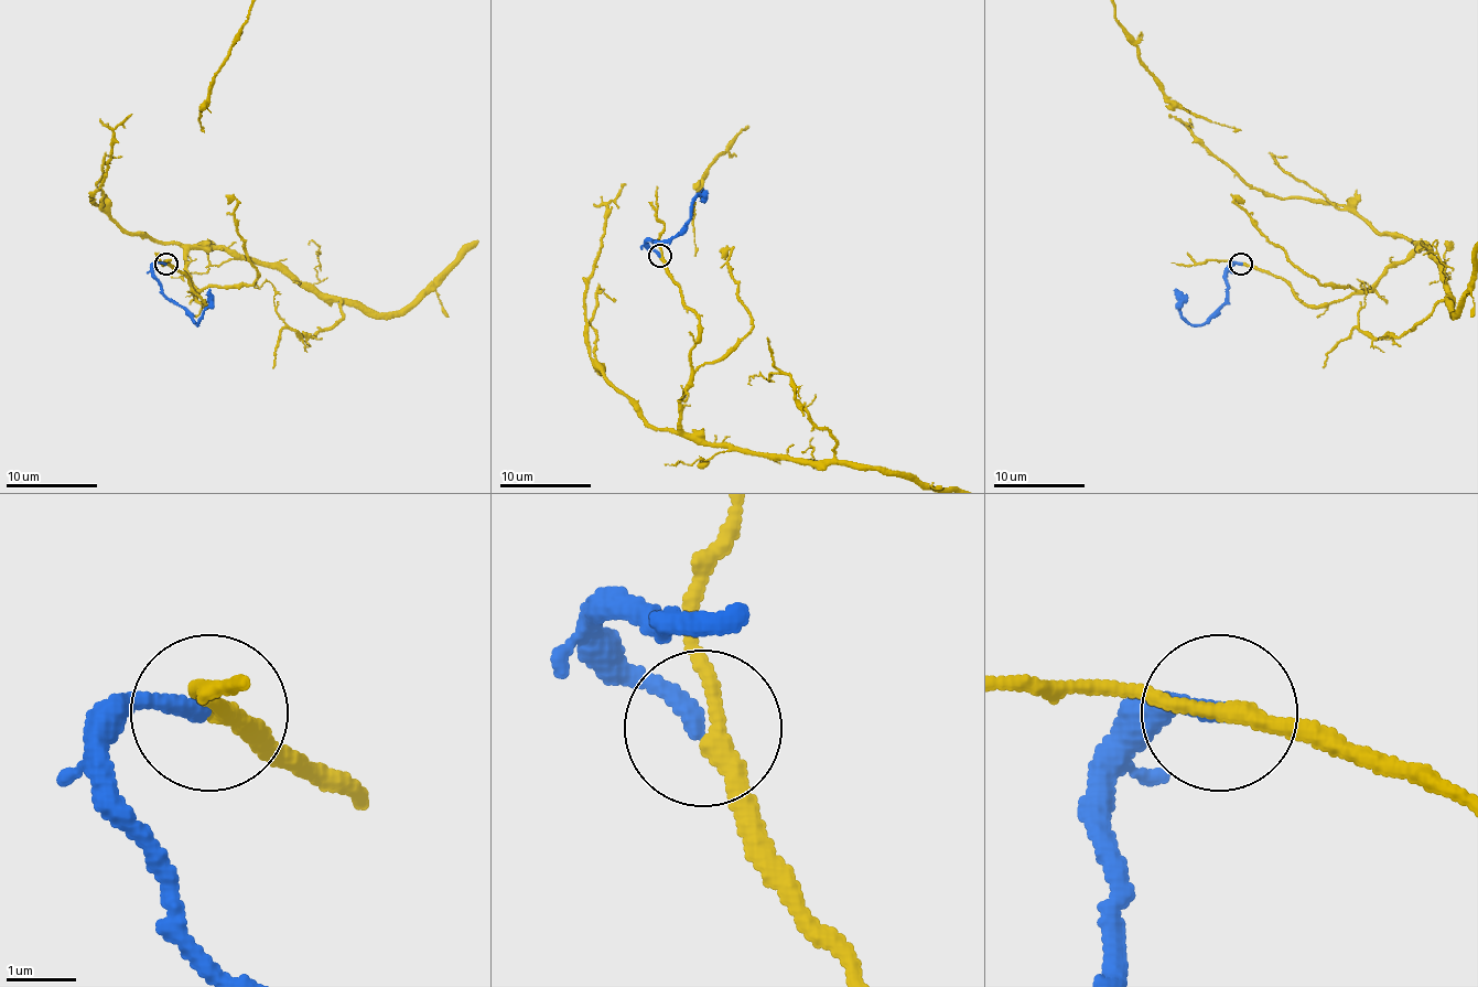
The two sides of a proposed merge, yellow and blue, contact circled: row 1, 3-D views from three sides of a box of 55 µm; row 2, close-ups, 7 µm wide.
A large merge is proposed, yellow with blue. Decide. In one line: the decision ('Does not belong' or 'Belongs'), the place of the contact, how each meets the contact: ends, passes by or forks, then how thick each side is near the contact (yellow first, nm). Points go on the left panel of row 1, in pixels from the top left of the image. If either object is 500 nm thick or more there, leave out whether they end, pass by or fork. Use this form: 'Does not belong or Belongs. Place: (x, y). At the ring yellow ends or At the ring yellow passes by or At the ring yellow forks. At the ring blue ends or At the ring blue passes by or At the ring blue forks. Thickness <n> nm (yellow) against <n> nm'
Belongs. Place: (166, 264). At the ring yellow passes by. At the ring blue ends. Thickness 240 nm (yellow) against 260 nm

